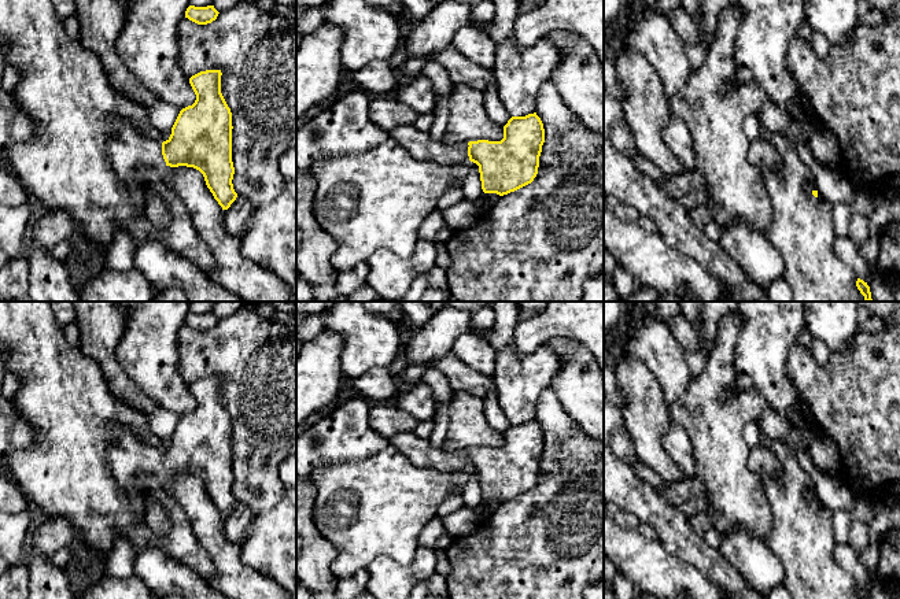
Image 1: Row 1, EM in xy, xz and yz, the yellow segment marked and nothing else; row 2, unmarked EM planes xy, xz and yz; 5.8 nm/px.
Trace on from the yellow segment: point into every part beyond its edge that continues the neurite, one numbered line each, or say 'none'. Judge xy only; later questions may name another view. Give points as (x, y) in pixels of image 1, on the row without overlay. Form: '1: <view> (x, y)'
1: xy (129, 457)

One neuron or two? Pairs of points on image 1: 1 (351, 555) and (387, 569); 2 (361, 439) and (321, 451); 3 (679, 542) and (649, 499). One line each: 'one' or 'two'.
1: two
2: one
3: one

